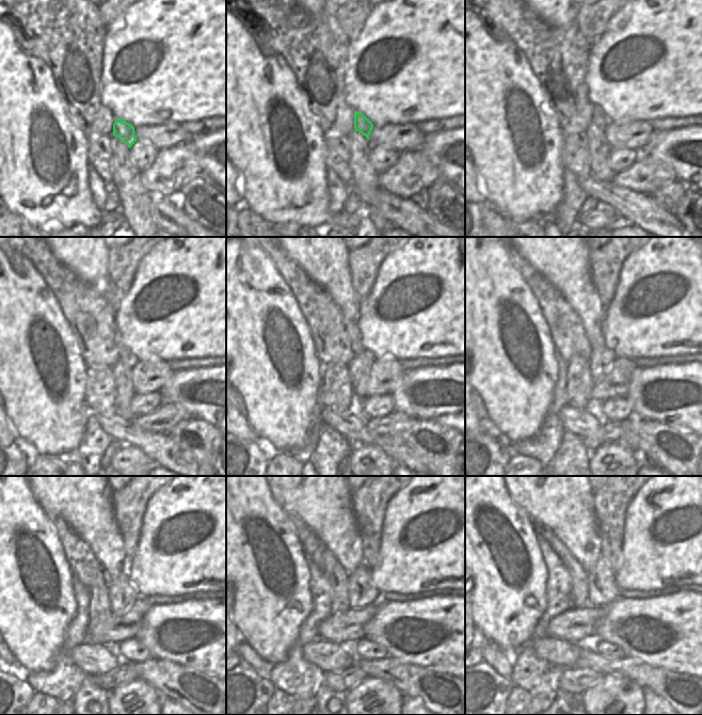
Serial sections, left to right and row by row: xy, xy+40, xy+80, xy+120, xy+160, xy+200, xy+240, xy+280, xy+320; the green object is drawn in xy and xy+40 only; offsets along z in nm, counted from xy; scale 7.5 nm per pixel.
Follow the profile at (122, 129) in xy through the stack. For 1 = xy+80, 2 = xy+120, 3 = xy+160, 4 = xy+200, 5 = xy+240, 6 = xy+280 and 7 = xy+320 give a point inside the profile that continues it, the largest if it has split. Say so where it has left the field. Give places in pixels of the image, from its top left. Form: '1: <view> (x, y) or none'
1: xy+80 (600, 118)
2: xy+120 (124, 352)
3: xy+160 (324, 258)
4: xy+200 (562, 258)
5: xy+240 (83, 497)
6: xy+280 (321, 497)
7: xy+320 (559, 497)

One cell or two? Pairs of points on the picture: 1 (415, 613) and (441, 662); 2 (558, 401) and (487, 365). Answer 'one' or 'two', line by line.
1: one
2: two

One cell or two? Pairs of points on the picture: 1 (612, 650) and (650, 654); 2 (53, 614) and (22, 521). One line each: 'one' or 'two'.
1: two
2: one

